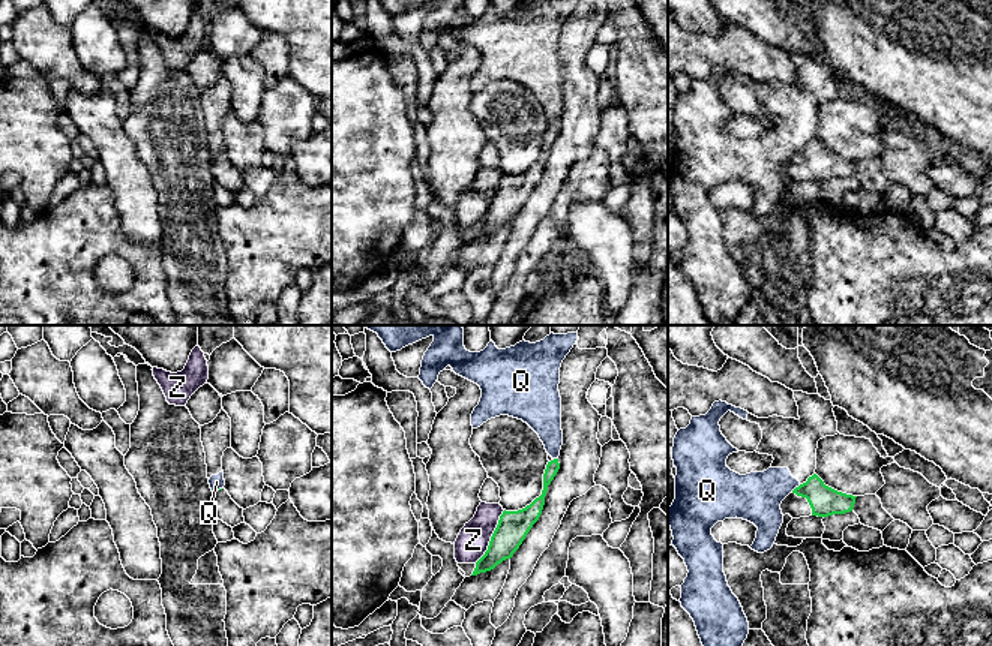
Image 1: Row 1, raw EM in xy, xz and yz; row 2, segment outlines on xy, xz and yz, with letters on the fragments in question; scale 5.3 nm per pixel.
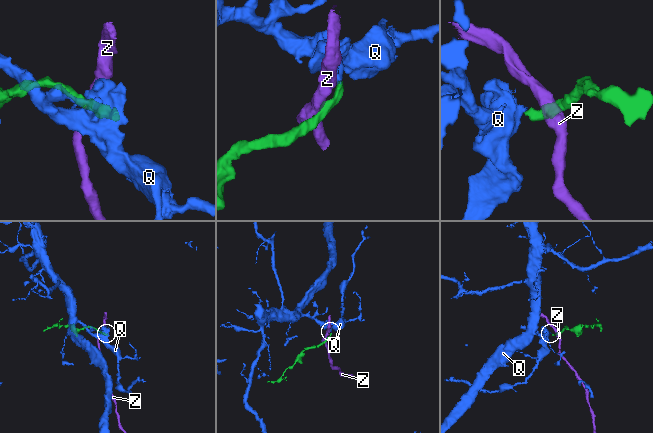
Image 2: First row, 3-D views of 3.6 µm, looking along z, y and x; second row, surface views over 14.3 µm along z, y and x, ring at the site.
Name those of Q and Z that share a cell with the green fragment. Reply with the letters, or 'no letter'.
Q

